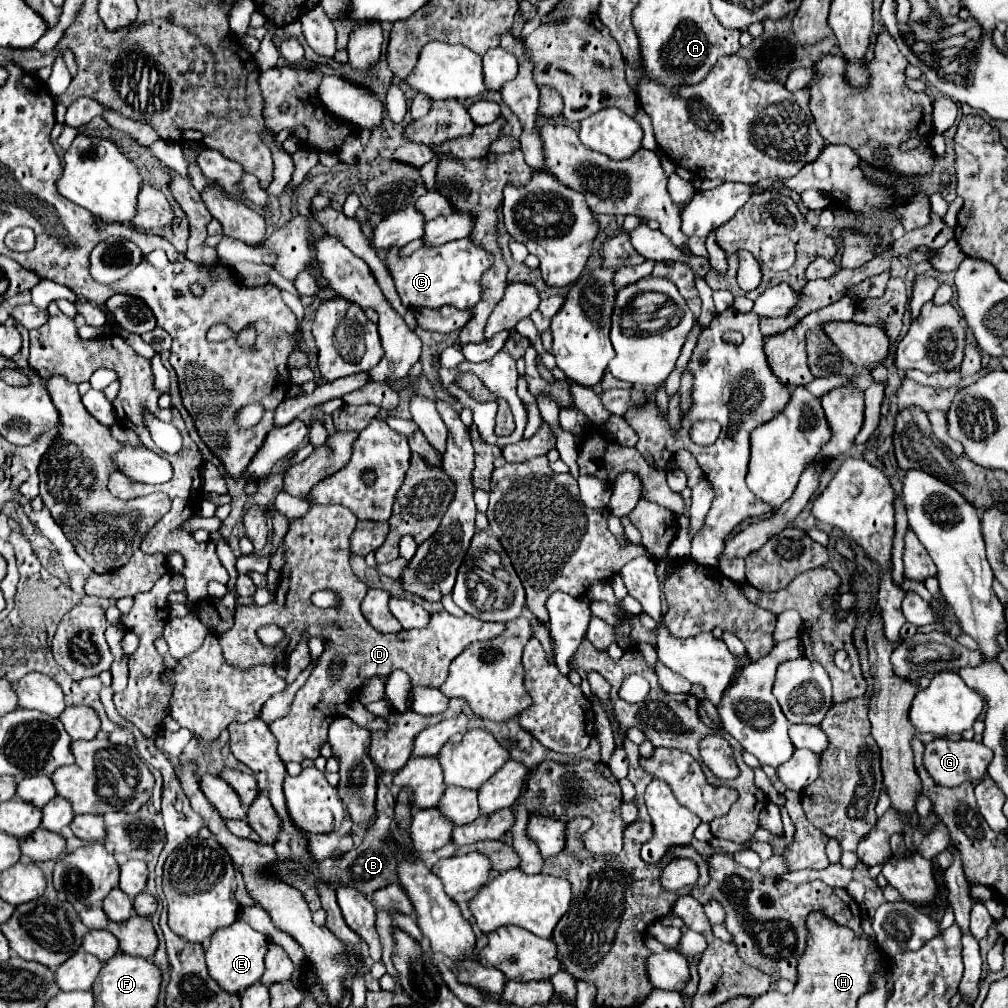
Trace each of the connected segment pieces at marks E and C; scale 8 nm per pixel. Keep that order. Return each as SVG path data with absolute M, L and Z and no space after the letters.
M236 920L228 928L220 928L220 932L214 932L210 948L206 950L208 972L228 994L240 994L242 990L246 990L248 986L252 986L262 978L266 952L268 952L268 938L250 928L246 922Z
M470 238L454 240L438 248L420 248L408 258L398 258L396 248L386 256L386 266L394 278L396 292L406 308L440 308L454 306L460 310L476 306L482 296L480 278L490 266L490 254L472 244Z

